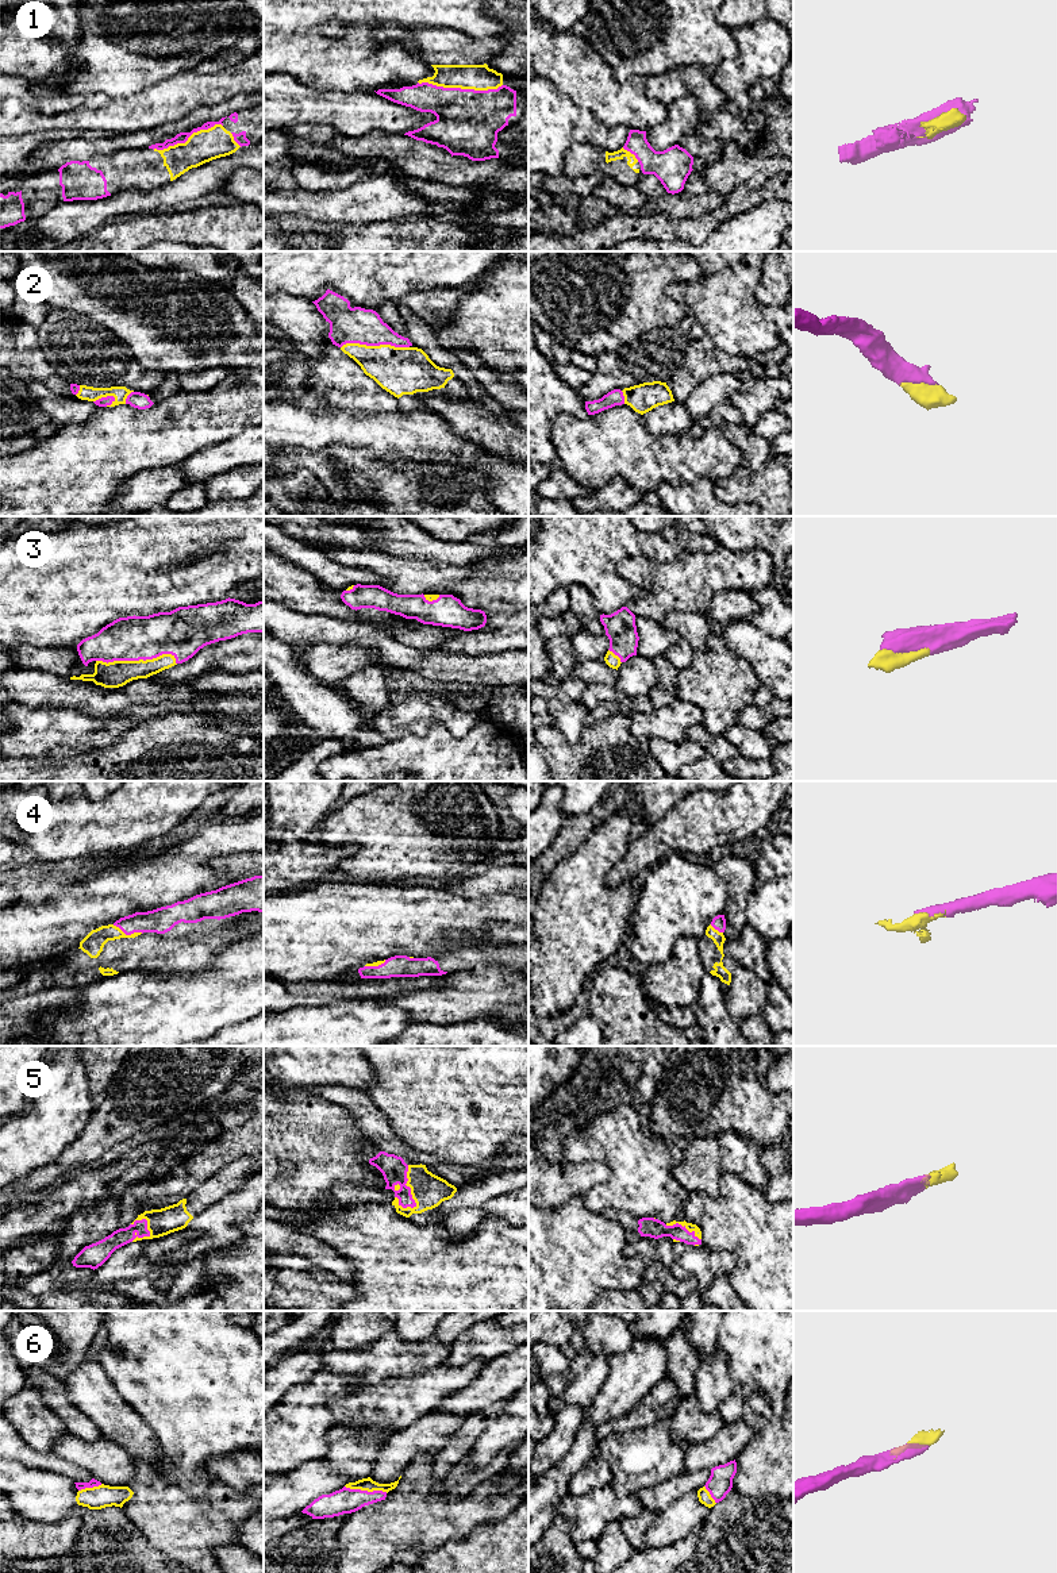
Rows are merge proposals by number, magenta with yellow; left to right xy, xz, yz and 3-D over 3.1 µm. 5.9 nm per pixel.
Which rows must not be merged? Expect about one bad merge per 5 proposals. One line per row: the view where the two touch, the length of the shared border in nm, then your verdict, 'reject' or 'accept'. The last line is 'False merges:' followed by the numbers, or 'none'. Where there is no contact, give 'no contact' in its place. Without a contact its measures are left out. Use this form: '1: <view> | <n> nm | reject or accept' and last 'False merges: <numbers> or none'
1: xz | 500 nm | accept
2: xz | 400 nm | accept
3: xy | 480 nm | accept
4: xy | 190 nm | accept
5: xz | 260 nm | accept
6: xz | 260 nm | accept
False merges: none

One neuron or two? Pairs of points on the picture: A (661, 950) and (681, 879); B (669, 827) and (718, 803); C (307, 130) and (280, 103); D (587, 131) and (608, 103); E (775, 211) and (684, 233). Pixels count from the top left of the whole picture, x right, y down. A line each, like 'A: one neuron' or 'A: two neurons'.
A: one neuron
B: one neuron
C: two neurons
D: two neurons
E: two neurons

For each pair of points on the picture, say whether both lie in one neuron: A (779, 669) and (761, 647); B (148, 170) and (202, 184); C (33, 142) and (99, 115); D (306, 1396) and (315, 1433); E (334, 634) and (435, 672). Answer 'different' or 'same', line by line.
A: same
B: different
C: different
D: same
E: same

